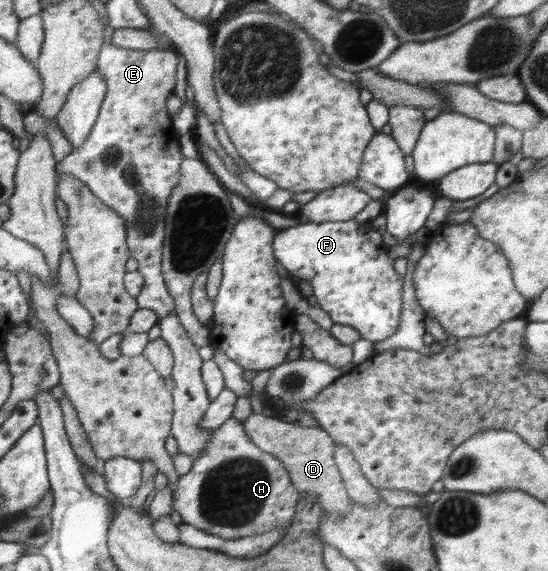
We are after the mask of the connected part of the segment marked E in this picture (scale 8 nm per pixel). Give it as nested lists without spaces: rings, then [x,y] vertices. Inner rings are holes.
[[[105,38],[99,50],[97,68],[107,81],[107,94],[103,98],[101,110],[85,142],[56,164],[56,175],[69,173],[77,177],[99,200],[123,217],[127,225],[127,247],[139,263],[137,271],[145,278],[141,294],[135,299],[138,309],[154,309],[157,317],[165,318],[175,309],[173,298],[168,294],[161,275],[165,215],[171,190],[181,179],[179,167],[184,157],[179,148],[179,134],[173,128],[172,117],[167,113],[166,106],[167,98],[175,88],[178,53],[175,50],[131,50],[117,47]]]

